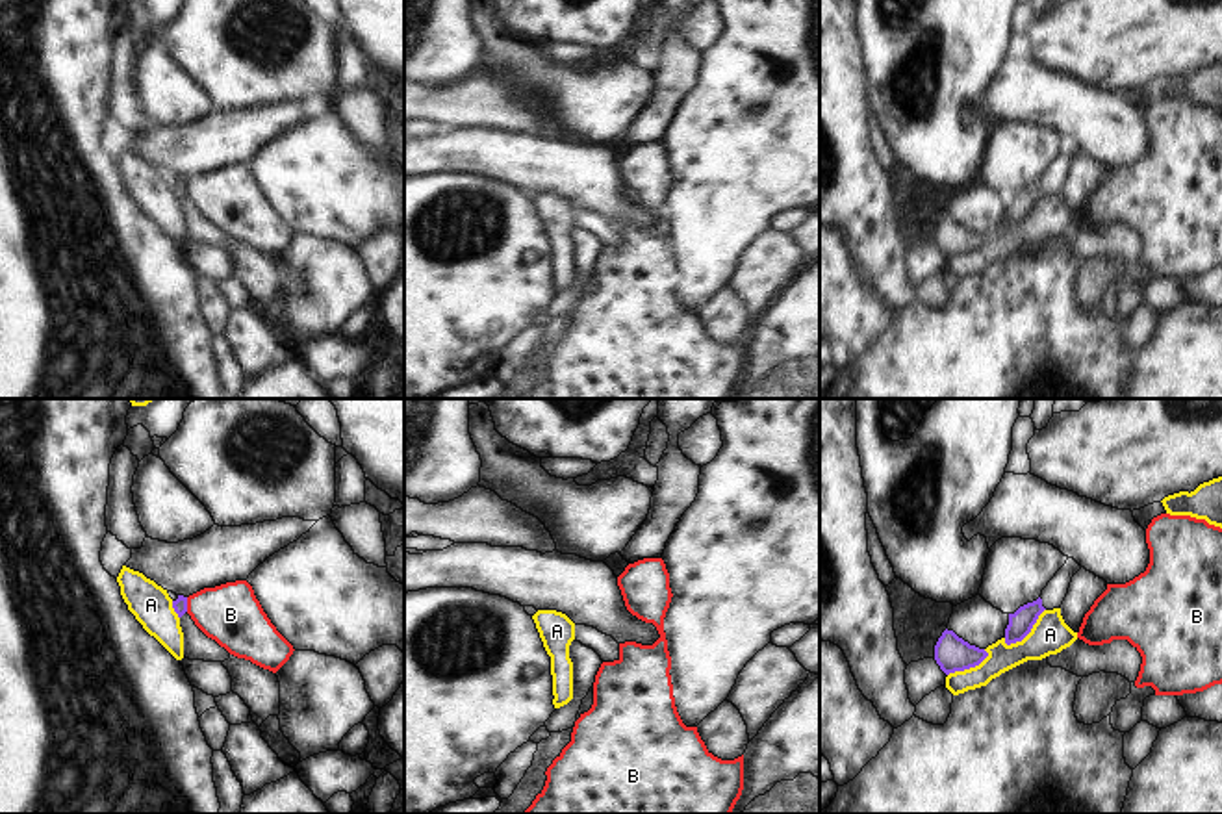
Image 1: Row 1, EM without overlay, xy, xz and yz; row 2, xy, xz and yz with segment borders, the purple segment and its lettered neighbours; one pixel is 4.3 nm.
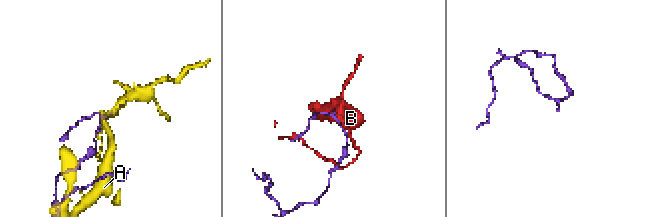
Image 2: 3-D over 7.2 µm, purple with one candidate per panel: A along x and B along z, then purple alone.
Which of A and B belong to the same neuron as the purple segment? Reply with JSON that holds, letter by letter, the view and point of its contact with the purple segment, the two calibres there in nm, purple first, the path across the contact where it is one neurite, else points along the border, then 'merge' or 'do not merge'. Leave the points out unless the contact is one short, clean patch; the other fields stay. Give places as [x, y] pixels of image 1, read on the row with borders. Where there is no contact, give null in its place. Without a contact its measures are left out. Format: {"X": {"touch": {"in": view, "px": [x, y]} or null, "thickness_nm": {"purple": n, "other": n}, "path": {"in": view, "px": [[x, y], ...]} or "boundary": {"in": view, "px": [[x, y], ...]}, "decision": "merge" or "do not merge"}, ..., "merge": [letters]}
{"A": {"touch": {"in": "yz", "px": [1028, 633]}, "thickness_nm": {"purple": 110, "other": 170}, "decision": "do not merge"}, "B": {"touch": {"in": "xy", "px": [186, 605]}, "thickness_nm": {"purple": 60, "other": 260}, "decision": "do not merge"}, "merge": []}

